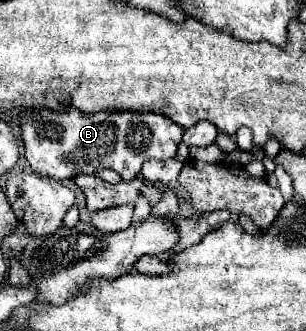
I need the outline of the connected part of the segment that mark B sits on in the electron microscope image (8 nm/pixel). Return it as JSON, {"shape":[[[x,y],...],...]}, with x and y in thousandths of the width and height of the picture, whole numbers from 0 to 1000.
{"shape":[[[92,332],[72,338],[72,356],[72,417],[92,495],[111,520],[176,544],[314,526],[327,508],[379,514],[399,538],[444,538],[471,489],[569,477],[601,399],[542,350],[458,338],[275,344],[229,332],[190,344],[170,332]]]}

